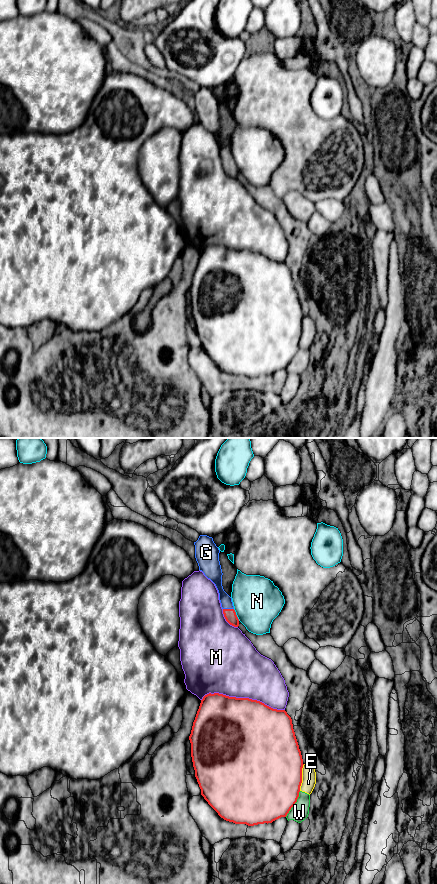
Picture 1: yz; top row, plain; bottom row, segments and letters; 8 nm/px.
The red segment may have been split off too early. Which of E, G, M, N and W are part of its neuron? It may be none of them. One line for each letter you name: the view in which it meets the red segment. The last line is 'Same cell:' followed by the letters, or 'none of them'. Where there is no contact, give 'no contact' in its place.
G: yz
Same cell: G

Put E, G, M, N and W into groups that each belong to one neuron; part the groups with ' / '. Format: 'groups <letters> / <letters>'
groups E W / G / M / N

